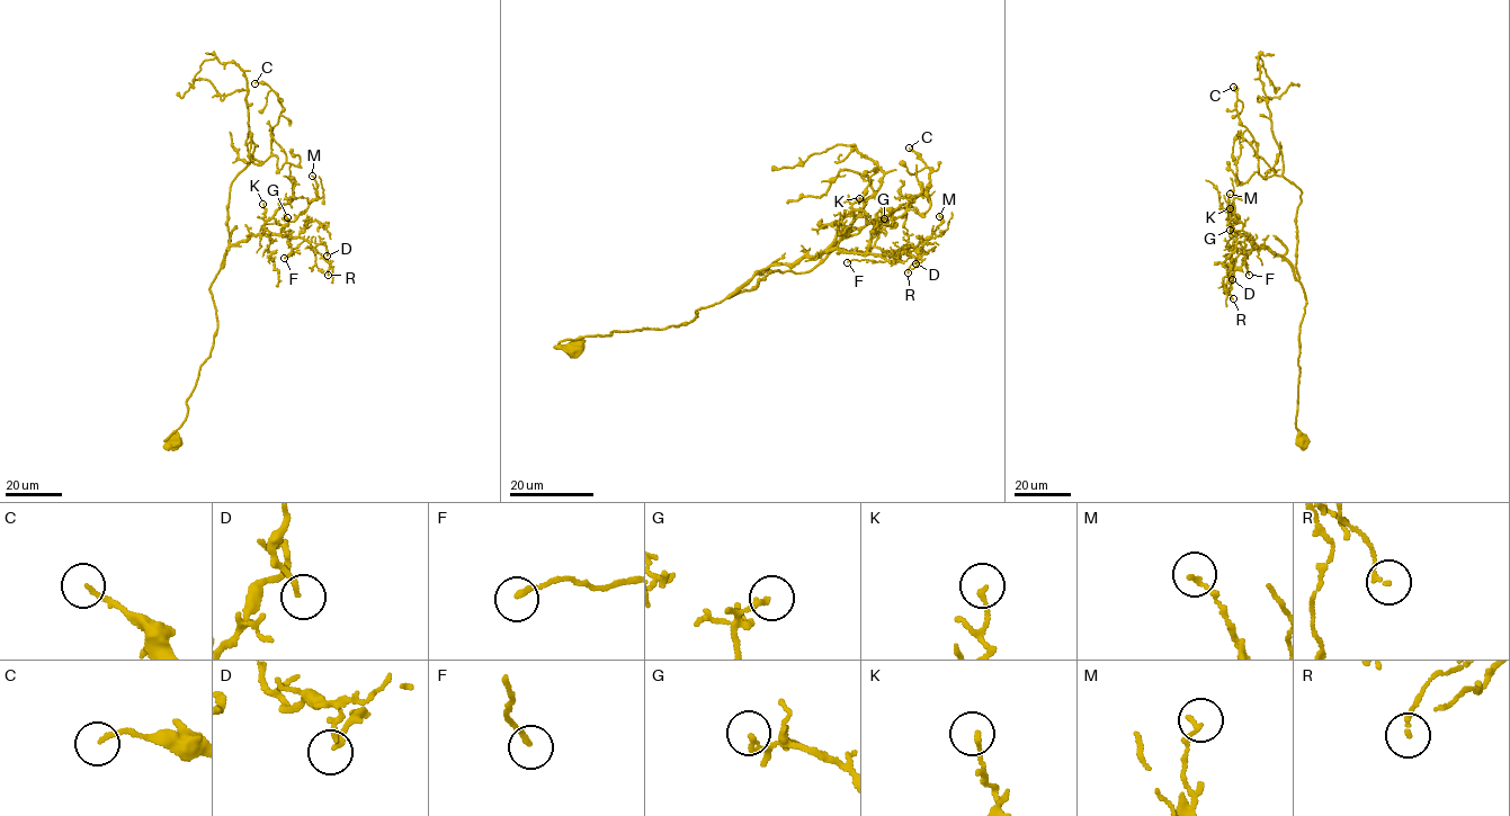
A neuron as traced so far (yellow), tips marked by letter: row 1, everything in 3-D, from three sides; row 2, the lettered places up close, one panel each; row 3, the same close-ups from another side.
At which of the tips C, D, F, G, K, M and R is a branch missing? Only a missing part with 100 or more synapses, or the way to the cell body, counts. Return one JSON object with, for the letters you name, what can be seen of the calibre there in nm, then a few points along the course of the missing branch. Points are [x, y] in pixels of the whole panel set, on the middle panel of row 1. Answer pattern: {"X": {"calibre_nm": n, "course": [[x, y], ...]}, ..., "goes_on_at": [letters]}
{"goes_on_at": []}

